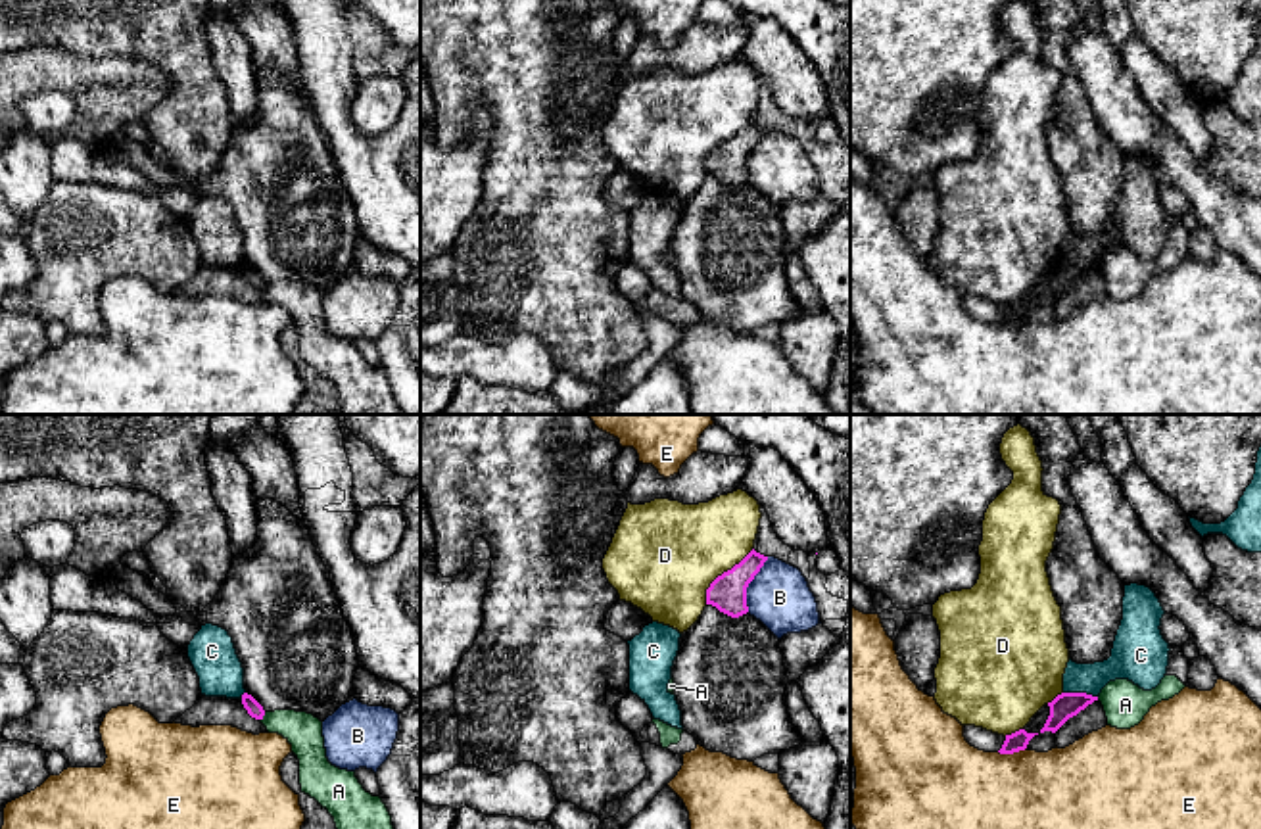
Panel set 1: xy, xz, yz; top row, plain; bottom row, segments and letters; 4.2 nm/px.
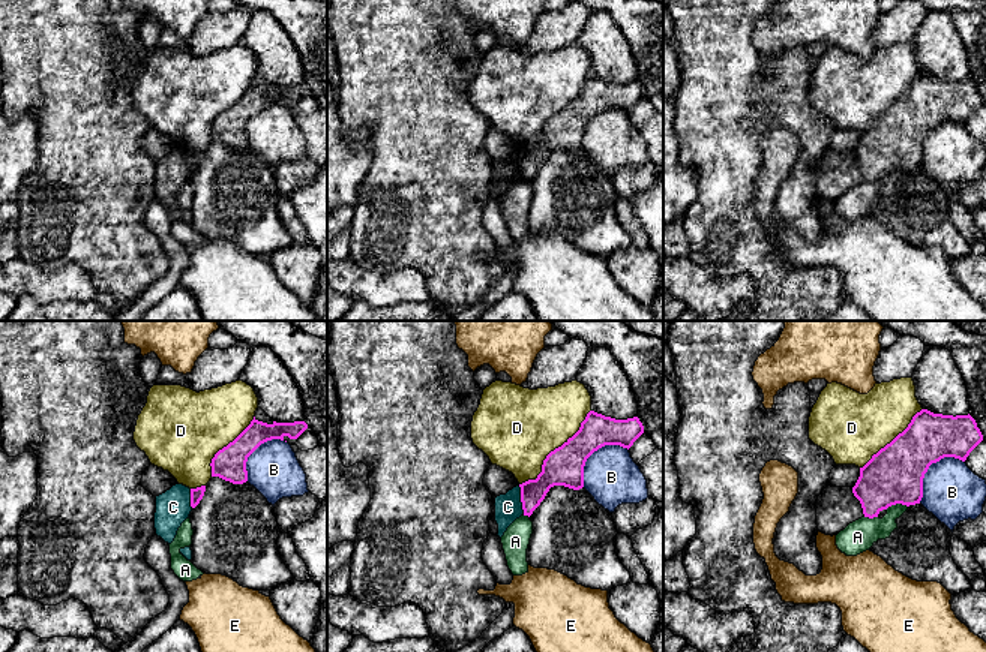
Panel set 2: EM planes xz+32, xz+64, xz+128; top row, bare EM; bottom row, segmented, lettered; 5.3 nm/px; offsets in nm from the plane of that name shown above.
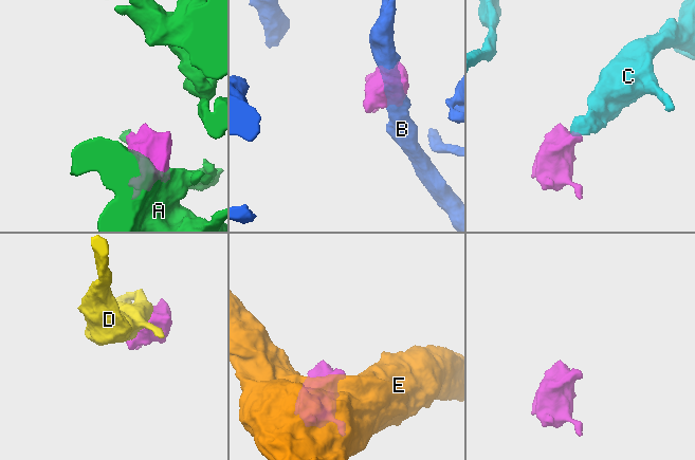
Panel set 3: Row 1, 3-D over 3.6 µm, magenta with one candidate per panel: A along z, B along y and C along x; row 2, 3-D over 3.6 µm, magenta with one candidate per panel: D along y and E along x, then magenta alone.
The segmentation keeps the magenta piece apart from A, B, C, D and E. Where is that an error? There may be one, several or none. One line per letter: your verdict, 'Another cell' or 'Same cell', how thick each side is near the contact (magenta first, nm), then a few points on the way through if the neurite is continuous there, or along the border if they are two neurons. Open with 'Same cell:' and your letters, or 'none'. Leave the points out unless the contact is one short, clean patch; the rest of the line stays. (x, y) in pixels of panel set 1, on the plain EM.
Same cell: none
A: Another cell. Thickness 70 nm (magenta) against 160 nm
B: Another cell. Thickness 160 nm (magenta) against 260 nm
C: Another cell. Thickness 110 nm (magenta) against 160 nm. Boundary: yz (1064, 261), (1085, 261), (1096, 267)
D: Another cell. Thickness 160 nm (magenta) against 440 nm
E: Another cell. Thickness 80 nm (magenta) against 500 nm

